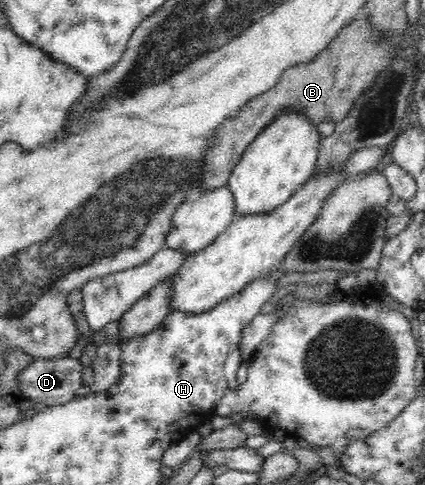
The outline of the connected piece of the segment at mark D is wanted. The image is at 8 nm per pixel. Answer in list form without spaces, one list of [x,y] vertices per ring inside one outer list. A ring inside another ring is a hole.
[[[70,356],[58,359],[43,359],[35,357],[33,363],[28,365],[17,376],[20,392],[29,403],[41,403],[46,406],[62,405],[71,402],[76,397],[76,390],[82,385],[82,372],[84,366],[79,359]]]

